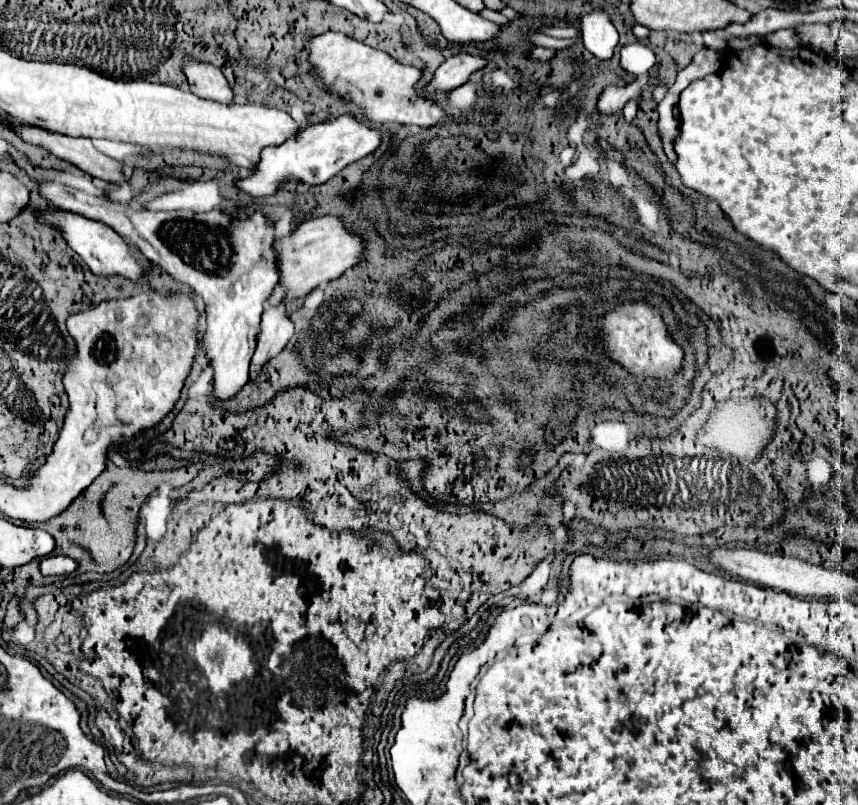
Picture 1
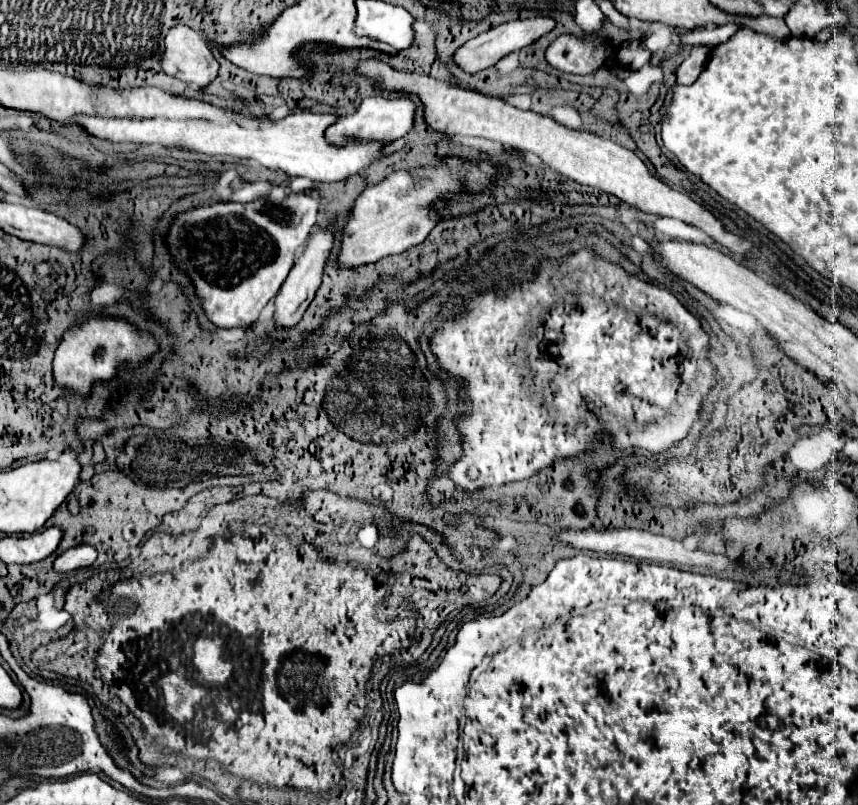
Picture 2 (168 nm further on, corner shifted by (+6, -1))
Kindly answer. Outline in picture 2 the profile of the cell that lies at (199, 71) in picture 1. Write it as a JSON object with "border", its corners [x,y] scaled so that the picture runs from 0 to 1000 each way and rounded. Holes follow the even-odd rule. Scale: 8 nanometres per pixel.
{"border":[[[206,31],[192,46],[188,83],[195,93],[237,111],[251,101],[255,78],[230,39]]]}

